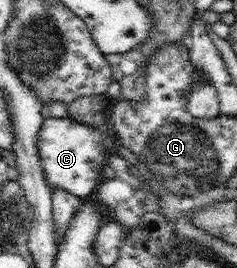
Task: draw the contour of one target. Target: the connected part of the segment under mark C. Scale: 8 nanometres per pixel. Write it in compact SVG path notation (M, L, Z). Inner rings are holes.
M46 115L38 135L38 154L44 168L50 190L62 188L81 199L94 196L98 183L102 181L102 169L108 164L108 157L119 153L120 139L110 136L104 128L95 128L67 117Z

